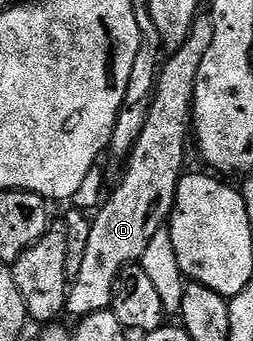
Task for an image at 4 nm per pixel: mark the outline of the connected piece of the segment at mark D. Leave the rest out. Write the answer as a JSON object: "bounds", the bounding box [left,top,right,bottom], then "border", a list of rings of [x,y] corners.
{"bounds":[66,16,214,320],"border":[[[199,16],[194,19],[193,24],[190,25],[190,35],[184,44],[180,44],[180,48],[173,51],[169,55],[170,58],[161,63],[158,72],[158,82],[154,86],[154,96],[150,100],[150,111],[148,112],[148,120],[144,120],[144,132],[140,132],[140,140],[136,140],[134,147],[130,149],[129,158],[125,159],[124,166],[126,166],[126,175],[122,178],[122,183],[114,190],[114,195],[103,204],[98,210],[98,215],[93,215],[90,231],[88,232],[88,248],[84,248],[84,261],[80,264],[80,272],[69,283],[68,293],[66,295],[66,314],[71,319],[77,320],[79,318],[86,318],[92,312],[100,312],[101,310],[110,309],[110,301],[112,300],[112,284],[116,284],[116,276],[120,276],[120,272],[125,266],[133,266],[141,263],[144,256],[145,249],[148,248],[148,244],[152,243],[152,238],[164,230],[167,225],[170,213],[174,211],[174,201],[176,200],[176,192],[178,191],[178,182],[182,179],[184,173],[184,167],[182,165],[186,162],[186,138],[191,137],[192,126],[191,122],[194,117],[194,89],[196,88],[196,76],[200,72],[200,60],[204,60],[204,56],[208,53],[208,48],[212,48],[212,36],[214,35],[214,24],[209,17]]]}

